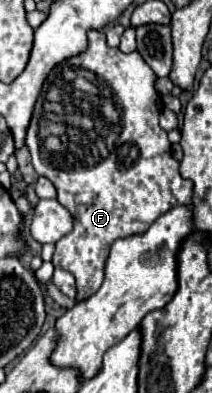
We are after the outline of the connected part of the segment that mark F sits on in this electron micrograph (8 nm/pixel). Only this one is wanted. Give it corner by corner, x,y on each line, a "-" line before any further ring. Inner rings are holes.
89,30
87,38
87,50
59,64
45,80
25,140
33,158
35,172
55,184
57,200
73,214
73,230
55,244
53,264
69,270
75,276
77,302
89,298
101,286
103,266
115,240
147,232
151,224
165,212
173,210
175,206
189,206
193,196
193,184
181,178
179,162
171,154
171,142
167,140
167,132
159,126
163,102
155,90
155,72
149,68
149,64
145,64
139,52
125,54
119,48
107,46
103,30
-
63,66
91,70
99,78
103,78
109,88
69,88
79,94
63,96
63,88
53,88

